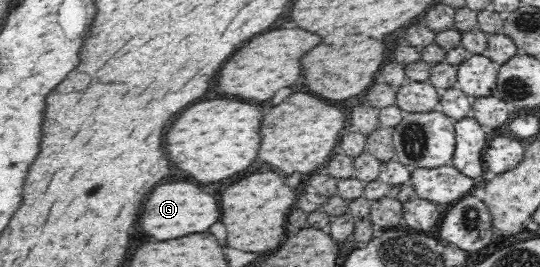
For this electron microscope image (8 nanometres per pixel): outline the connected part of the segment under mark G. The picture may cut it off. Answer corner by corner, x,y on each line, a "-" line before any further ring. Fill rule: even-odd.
175,182
175,184
161,184
149,194
149,198
143,206
139,224
141,224
141,230
145,234
153,236
155,240
169,240
175,236
203,232
211,224
215,224
219,220
219,216
221,216
221,210
219,210
217,198
201,192
201,188
195,184

